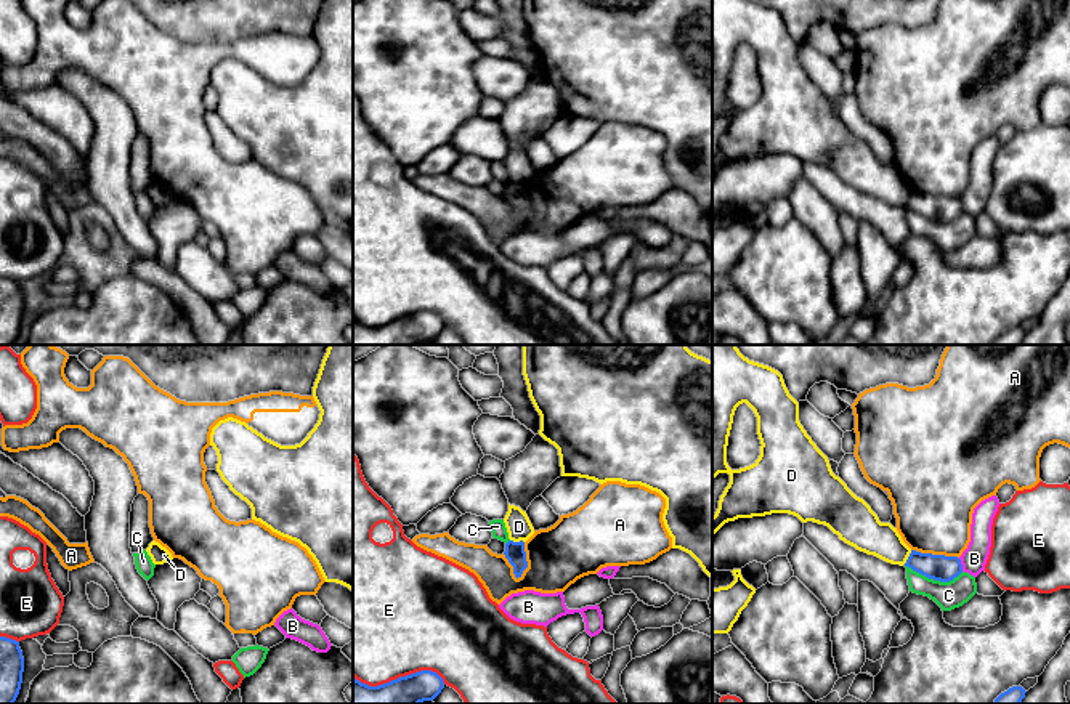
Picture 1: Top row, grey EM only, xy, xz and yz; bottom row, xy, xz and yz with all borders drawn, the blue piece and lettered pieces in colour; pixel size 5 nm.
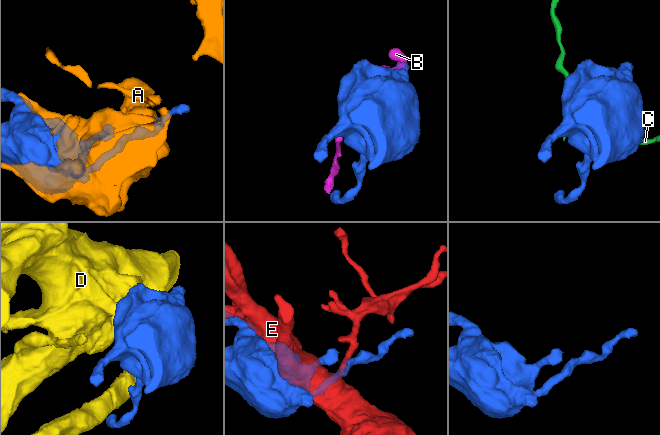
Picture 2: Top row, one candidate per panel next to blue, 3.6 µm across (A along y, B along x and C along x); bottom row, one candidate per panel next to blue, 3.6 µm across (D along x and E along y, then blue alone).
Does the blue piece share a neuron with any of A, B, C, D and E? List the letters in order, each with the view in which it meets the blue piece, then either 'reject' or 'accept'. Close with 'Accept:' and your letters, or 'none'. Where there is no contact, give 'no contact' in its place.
A: contact in xz; reject
B: contact in yz; reject
C: contact in yz; reject
D: contact in xz; reject
E: contact in xz; reject
Accept: none

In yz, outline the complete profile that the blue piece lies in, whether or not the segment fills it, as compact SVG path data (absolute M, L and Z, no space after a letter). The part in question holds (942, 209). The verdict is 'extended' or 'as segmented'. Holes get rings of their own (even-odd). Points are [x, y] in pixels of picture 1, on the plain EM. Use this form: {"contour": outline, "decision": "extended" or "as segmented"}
{"contour": "M911 191L905 207L940 223L950 223L963 213L958 197L932 196Z", "decision": "as segmented"}

